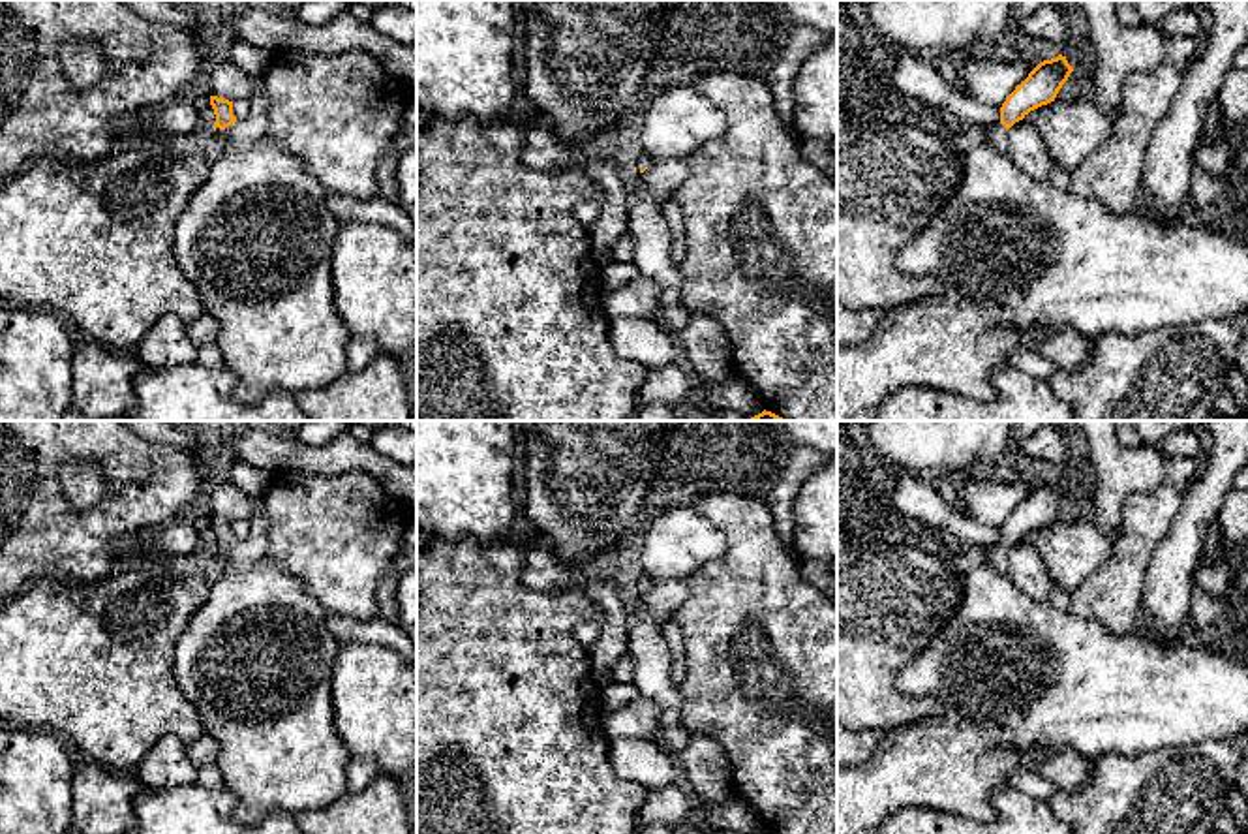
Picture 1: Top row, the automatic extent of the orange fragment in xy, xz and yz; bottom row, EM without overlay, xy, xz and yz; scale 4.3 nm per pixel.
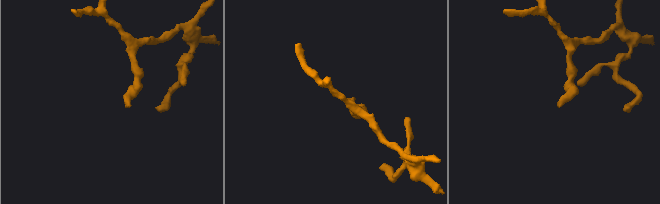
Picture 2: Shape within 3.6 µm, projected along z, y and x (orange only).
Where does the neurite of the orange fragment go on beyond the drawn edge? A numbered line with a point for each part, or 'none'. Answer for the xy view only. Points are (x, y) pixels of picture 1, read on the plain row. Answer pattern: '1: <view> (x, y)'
1: xy (92, 662)

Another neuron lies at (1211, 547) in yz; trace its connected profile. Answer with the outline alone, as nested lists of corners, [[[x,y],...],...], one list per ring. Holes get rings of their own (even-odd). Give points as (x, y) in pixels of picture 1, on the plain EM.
[[[1214,520],[1207,530],[1199,564],[1220,562],[1220,535],[1220,520]]]

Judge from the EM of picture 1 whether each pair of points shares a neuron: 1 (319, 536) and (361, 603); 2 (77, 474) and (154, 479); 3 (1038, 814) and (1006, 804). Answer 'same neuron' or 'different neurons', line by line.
1: same neuron
2: different neurons
3: same neuron

